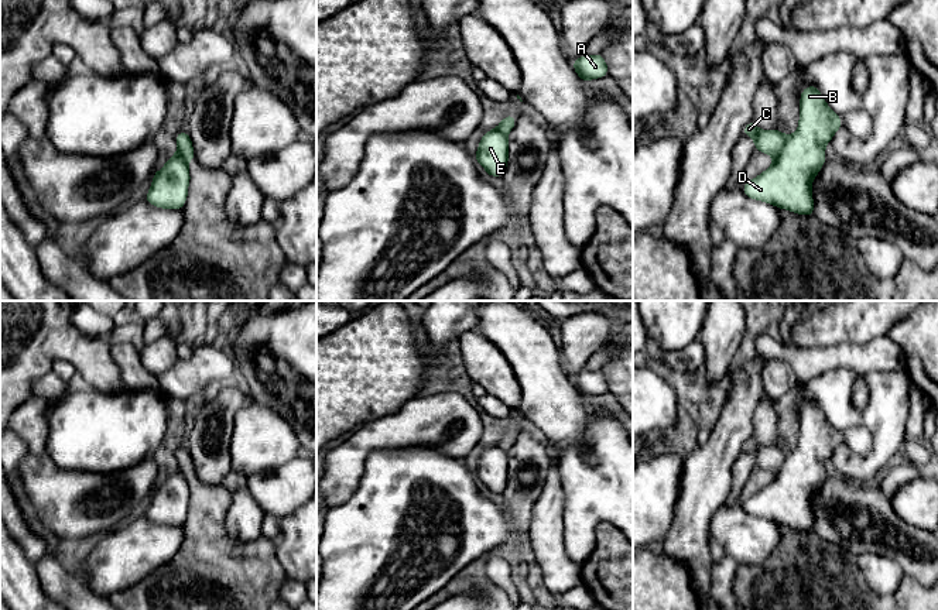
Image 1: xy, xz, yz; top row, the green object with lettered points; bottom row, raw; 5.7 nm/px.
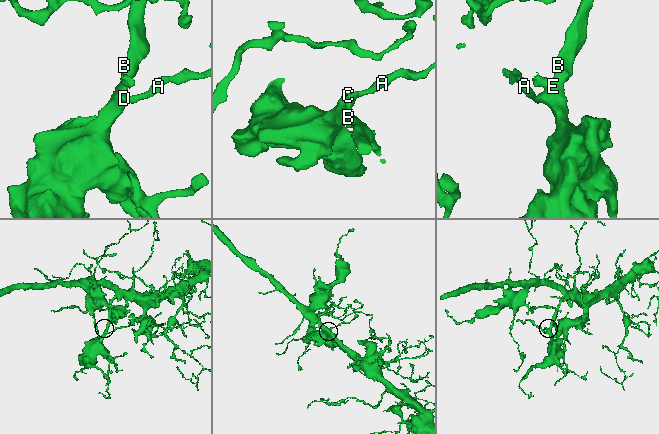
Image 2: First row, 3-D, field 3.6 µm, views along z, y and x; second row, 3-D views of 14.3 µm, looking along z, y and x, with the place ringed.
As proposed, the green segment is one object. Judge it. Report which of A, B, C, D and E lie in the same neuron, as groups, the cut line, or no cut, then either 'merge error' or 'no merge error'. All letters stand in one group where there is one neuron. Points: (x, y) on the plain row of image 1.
A B D E / C; cut in yz along (787, 452), (781, 469), (774, 476); merge error

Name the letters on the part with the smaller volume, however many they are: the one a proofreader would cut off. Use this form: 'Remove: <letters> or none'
Remove: C

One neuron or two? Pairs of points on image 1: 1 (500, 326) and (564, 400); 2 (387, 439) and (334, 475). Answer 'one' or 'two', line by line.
1: one
2: one

